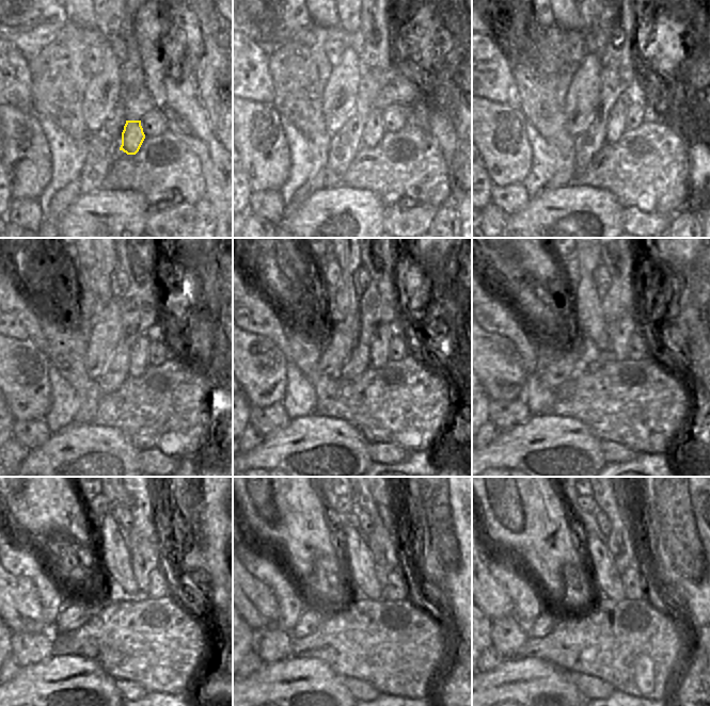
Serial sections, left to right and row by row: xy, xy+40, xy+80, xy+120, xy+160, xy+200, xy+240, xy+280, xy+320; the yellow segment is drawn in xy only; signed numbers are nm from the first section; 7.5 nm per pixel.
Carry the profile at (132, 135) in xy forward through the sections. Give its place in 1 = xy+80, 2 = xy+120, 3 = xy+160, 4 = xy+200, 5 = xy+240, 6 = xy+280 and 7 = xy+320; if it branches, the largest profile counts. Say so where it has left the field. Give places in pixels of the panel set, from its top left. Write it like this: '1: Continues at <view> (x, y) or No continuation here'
1: Continues at xy+80 (616, 124)
2: Continues at xy+120 (140, 350)
3: Continues at xy+160 (379, 350)
4: Continues at xy+200 (622, 331)
5: Continues at xy+240 (146, 555)
6: Continues at xy+280 (382, 541)
7: Continues at xy+320 (620, 541).

